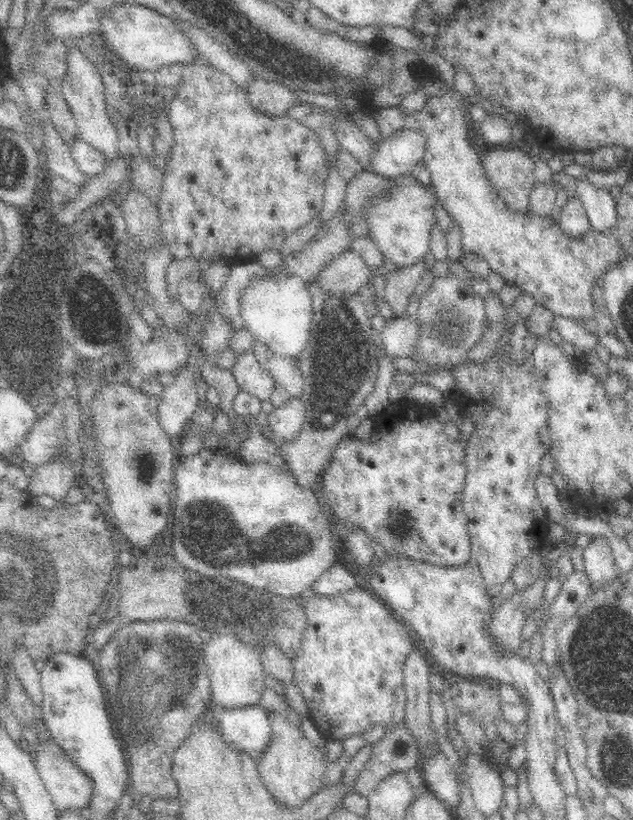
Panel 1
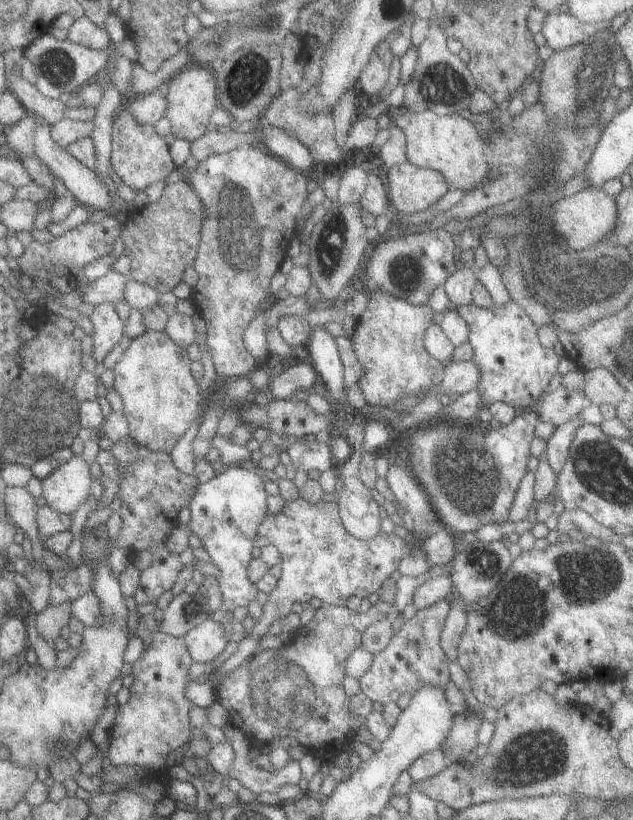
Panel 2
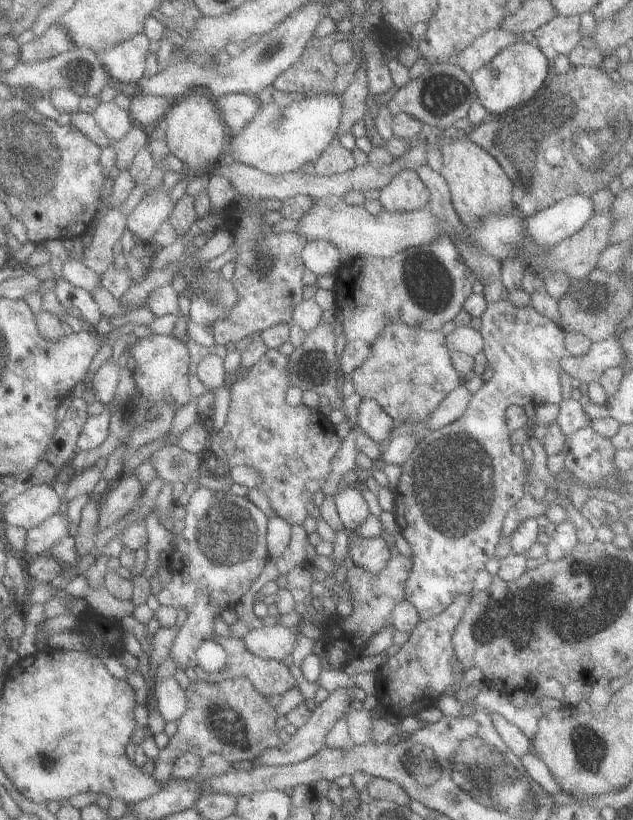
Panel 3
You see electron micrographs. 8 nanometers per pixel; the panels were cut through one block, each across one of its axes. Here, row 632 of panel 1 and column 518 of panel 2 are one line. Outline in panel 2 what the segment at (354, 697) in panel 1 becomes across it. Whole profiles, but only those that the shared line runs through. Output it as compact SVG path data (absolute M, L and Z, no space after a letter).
M509 299L503 304L492 303L488 307L478 307L472 302L456 306L456 313L468 326L468 343L472 348L472 361L479 371L476 391L481 407L492 402L503 401L517 412L531 408L545 392L550 378L556 373L560 356L553 349L542 347L536 336L536 326L529 322L528 314Z

